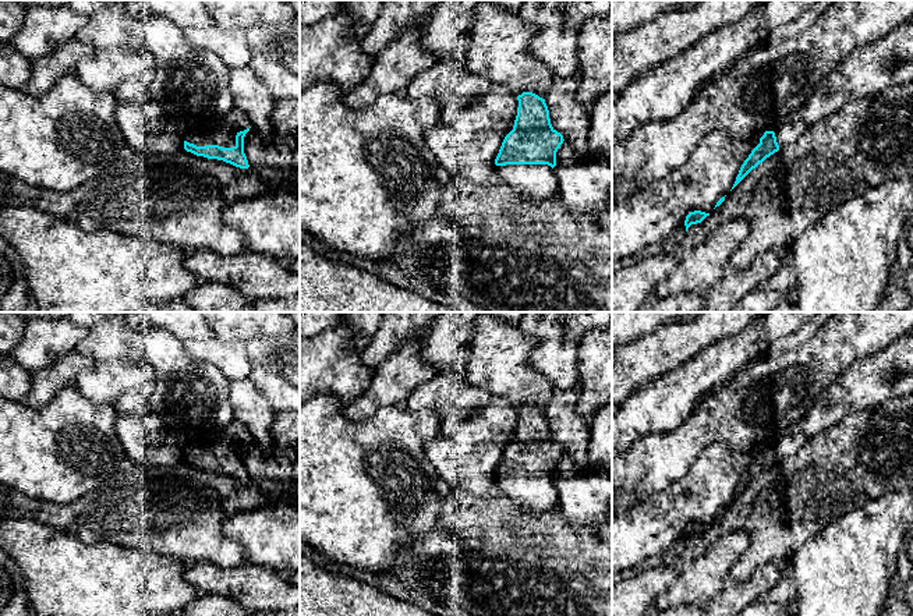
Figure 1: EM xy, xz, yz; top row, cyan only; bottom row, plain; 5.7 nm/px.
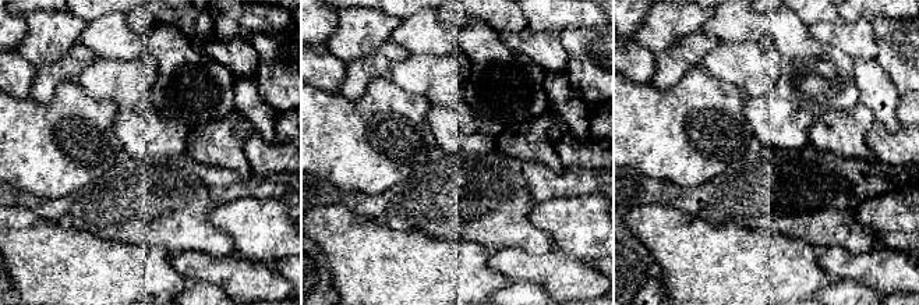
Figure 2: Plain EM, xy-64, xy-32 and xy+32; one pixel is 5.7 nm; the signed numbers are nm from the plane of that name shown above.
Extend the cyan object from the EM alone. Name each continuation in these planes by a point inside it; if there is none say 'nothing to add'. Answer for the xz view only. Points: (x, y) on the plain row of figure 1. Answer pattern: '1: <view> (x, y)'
1: xz (535, 495)

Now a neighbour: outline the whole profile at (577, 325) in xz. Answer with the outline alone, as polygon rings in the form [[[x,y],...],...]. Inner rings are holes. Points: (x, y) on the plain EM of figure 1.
[[[560,312],[565,337],[570,341],[581,340],[592,330],[604,330],[612,323],[612,312]]]

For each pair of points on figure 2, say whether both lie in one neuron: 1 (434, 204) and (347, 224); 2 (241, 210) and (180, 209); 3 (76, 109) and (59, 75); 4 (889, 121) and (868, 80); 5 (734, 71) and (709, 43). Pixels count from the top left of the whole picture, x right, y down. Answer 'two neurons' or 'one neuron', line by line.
1: two neurons
2: two neurons
3: two neurons
4: one neuron
5: two neurons

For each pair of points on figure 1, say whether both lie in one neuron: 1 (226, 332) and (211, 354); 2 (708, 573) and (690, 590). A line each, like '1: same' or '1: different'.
1: different
2: same

